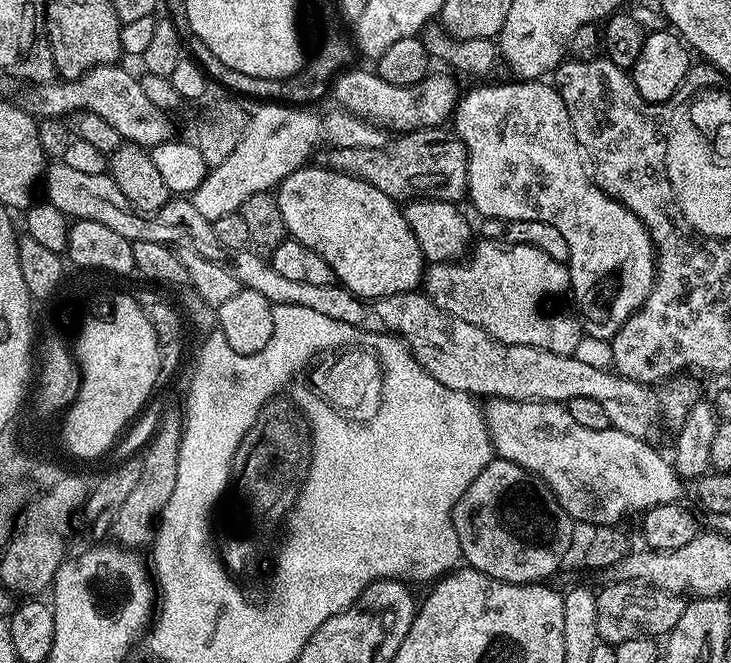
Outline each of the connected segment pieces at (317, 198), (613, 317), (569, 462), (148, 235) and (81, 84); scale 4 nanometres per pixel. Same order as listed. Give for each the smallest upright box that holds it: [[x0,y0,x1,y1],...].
[[274,166,426,300],[454,79,658,341],[482,399,681,526],[42,162,228,261],[22,63,172,150]]

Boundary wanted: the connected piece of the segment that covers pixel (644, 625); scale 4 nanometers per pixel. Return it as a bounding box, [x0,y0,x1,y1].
[596,584,686,645]

